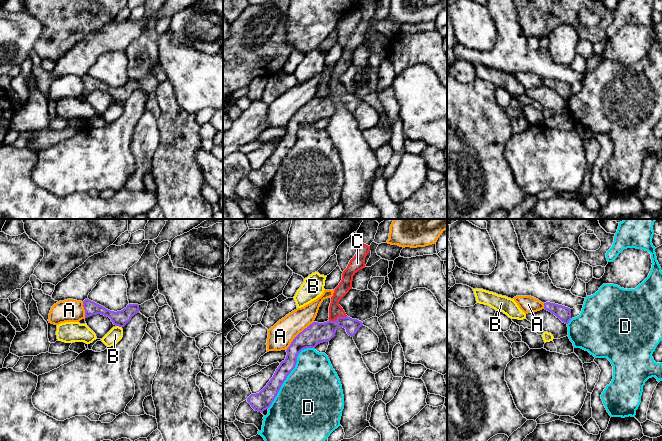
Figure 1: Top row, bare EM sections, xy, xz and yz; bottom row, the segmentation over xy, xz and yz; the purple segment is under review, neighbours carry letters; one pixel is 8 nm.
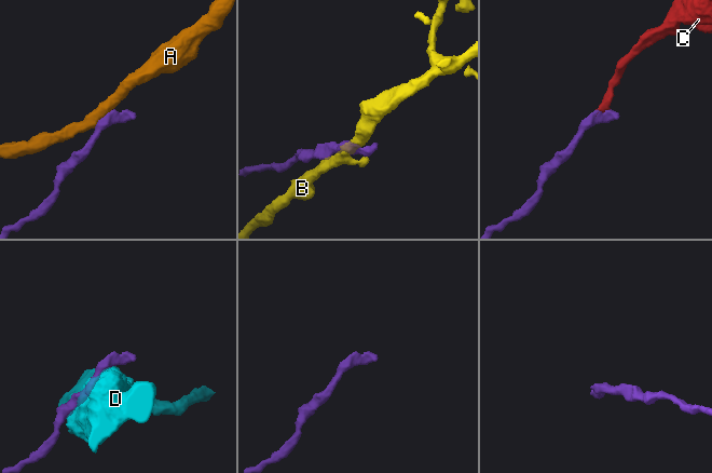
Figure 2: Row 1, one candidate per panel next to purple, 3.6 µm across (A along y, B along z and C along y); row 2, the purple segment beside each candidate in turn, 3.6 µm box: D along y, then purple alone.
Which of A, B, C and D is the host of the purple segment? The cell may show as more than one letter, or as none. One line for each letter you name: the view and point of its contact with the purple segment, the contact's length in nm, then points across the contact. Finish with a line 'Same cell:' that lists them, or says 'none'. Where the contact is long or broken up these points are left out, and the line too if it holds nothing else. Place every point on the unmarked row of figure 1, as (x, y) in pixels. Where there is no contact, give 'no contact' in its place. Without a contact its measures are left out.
C: xz (337, 94) | 150 nm | across xz (316, 109), (323, 108), (337, 94), (335, 86)
Same cell: C

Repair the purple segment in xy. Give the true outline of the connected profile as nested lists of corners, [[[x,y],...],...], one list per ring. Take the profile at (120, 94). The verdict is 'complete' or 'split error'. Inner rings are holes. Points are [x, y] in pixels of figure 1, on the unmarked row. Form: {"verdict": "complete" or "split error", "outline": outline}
{"verdict": "complete", "outline": [[[88,74],[83,77],[83,83],[85,86],[85,94],[101,90],[109,93],[113,100],[119,103],[124,103],[135,90],[139,89],[138,80],[129,80],[123,86],[114,88],[89,76]]]}

